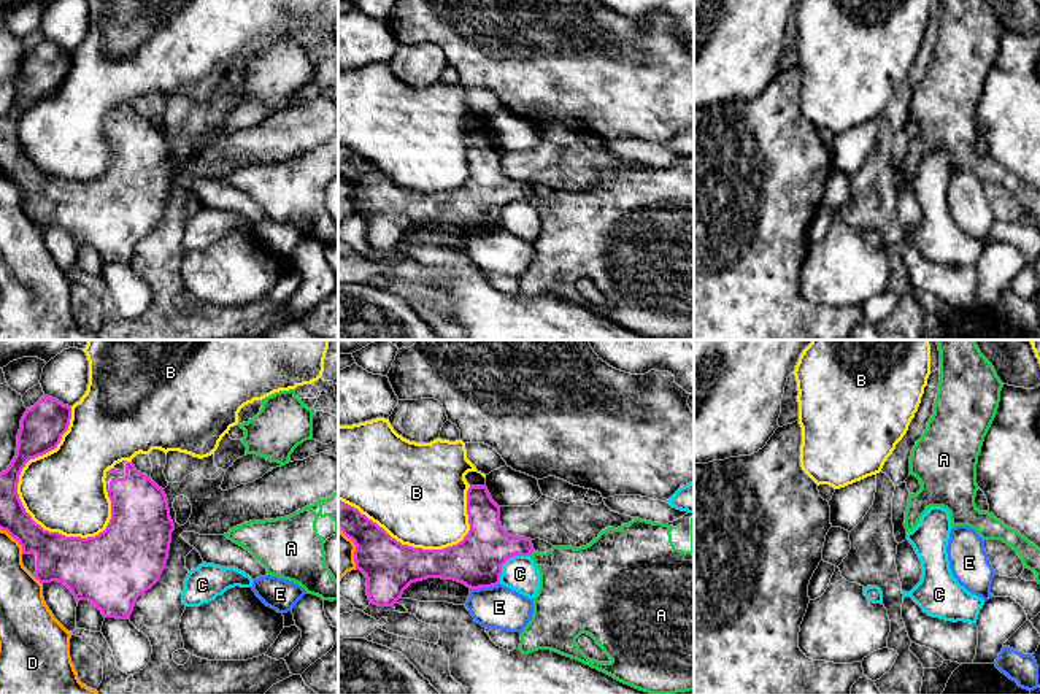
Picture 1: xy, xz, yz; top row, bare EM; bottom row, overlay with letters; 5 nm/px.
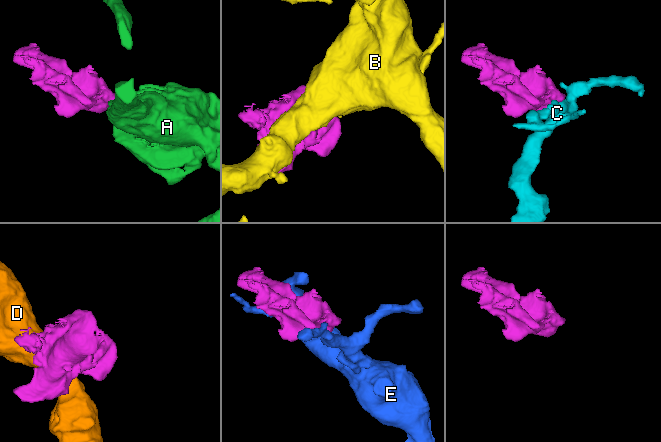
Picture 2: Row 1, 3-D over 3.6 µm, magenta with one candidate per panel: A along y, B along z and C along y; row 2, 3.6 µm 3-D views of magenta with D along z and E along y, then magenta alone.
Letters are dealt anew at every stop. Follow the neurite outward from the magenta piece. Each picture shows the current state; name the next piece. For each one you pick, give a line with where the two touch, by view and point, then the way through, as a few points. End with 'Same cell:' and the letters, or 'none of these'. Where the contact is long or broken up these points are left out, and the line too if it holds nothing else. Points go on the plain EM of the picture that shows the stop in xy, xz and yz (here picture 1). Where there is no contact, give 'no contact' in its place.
Same cell: none of these

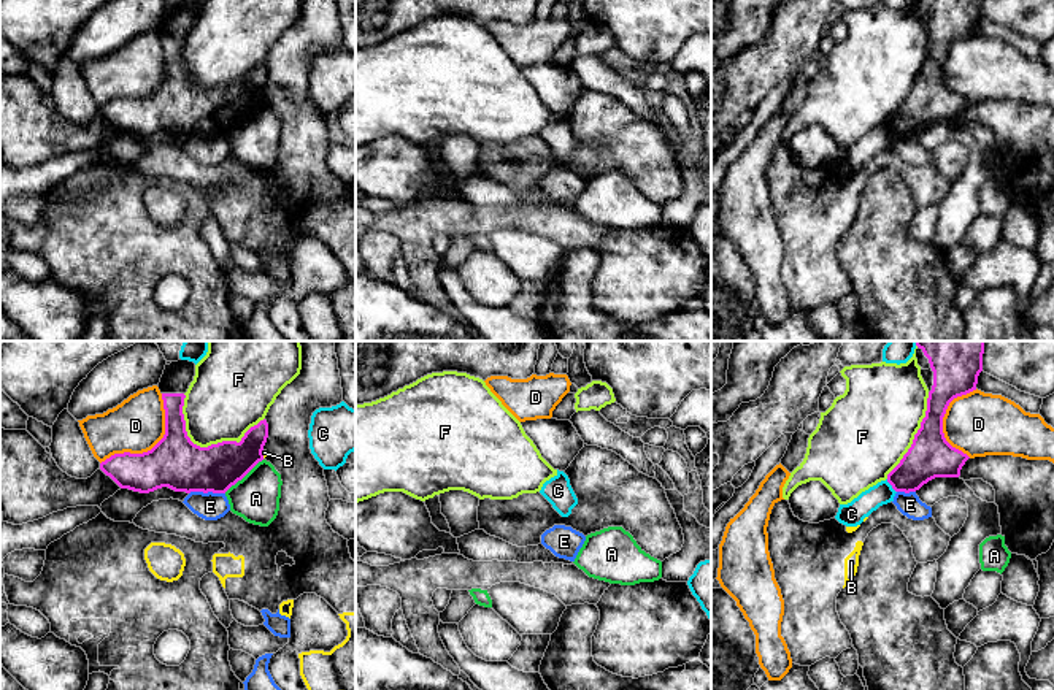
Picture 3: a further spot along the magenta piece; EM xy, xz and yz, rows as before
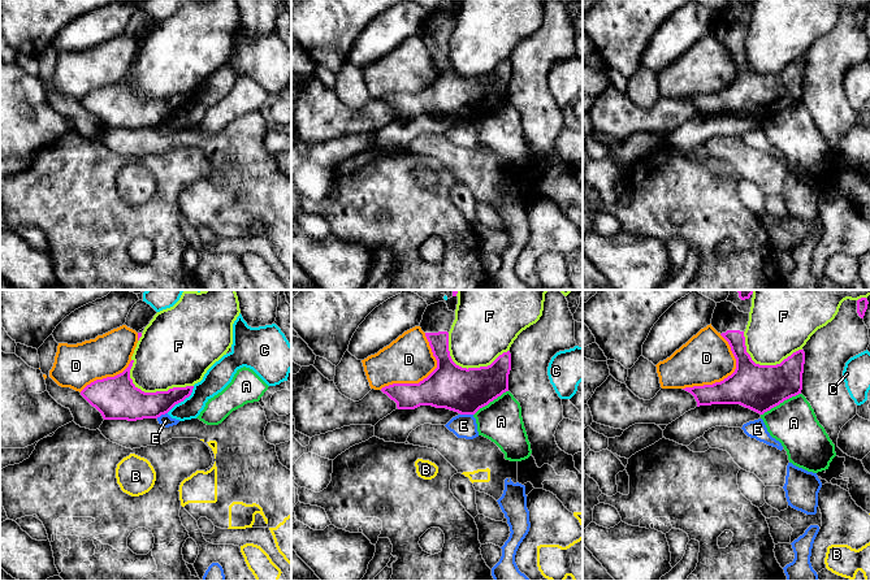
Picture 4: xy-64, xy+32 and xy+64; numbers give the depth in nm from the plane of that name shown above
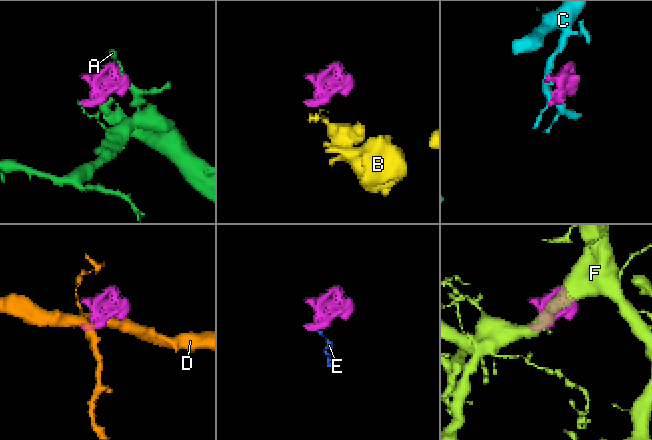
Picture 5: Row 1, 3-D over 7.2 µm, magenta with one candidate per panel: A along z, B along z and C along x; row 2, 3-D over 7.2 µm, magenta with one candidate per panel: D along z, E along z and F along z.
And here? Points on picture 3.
Same cell: none of these

